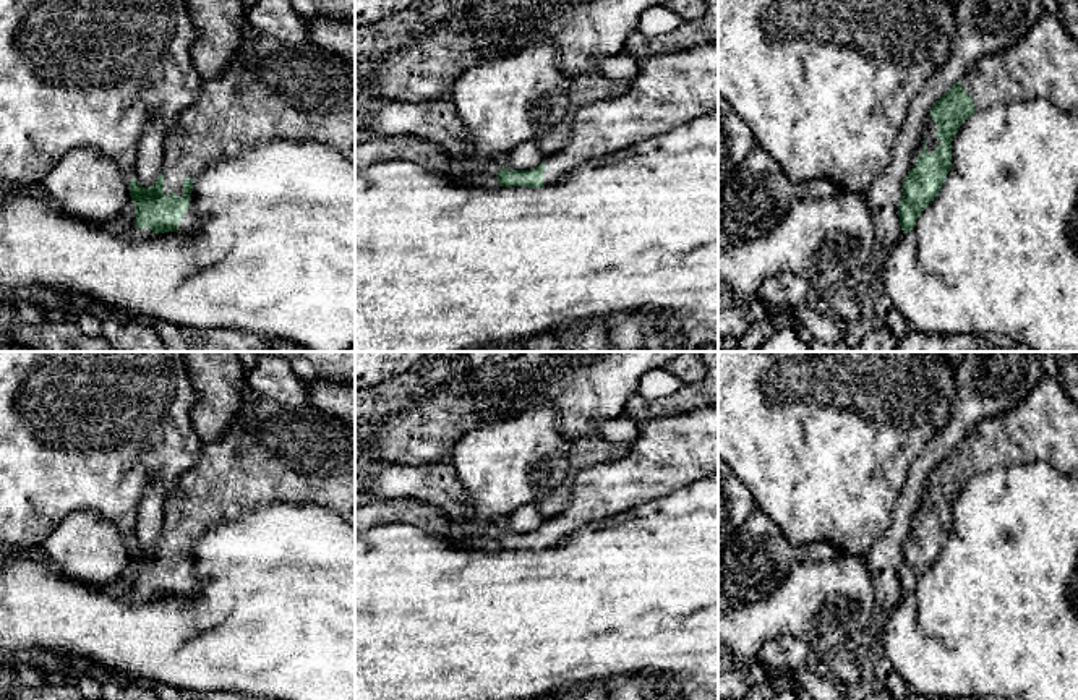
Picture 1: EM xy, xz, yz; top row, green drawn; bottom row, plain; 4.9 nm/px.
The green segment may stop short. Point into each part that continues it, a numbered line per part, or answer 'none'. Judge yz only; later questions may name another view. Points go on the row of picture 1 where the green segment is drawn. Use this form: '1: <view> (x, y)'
1: yz (929, 132)

